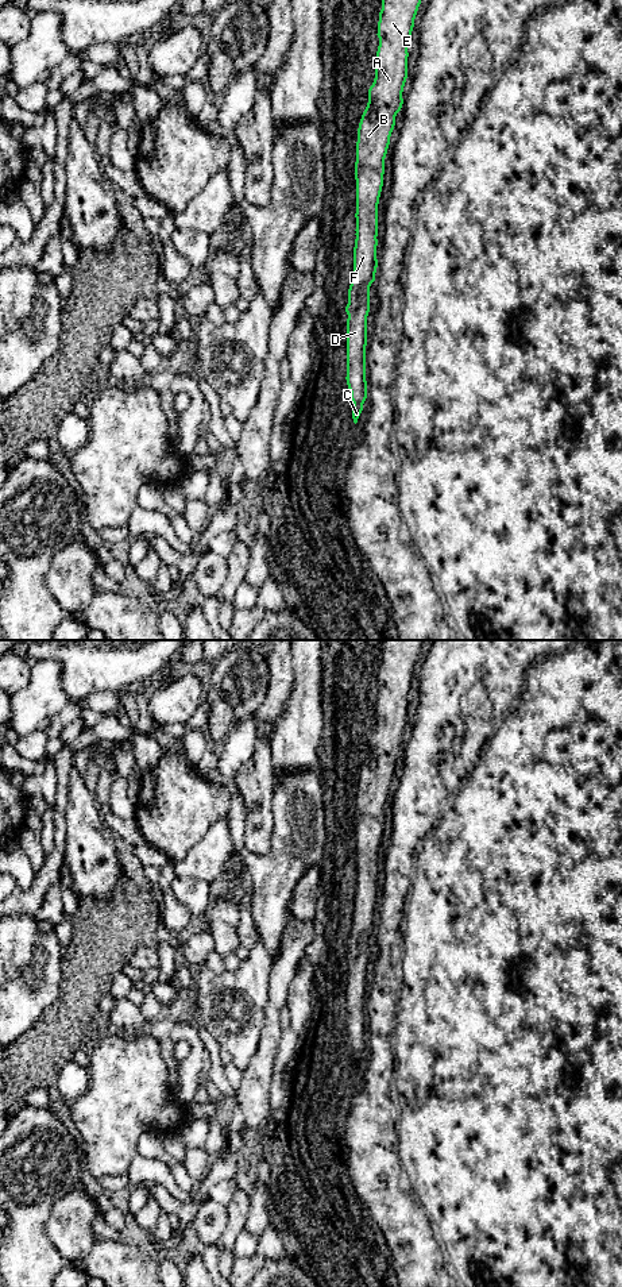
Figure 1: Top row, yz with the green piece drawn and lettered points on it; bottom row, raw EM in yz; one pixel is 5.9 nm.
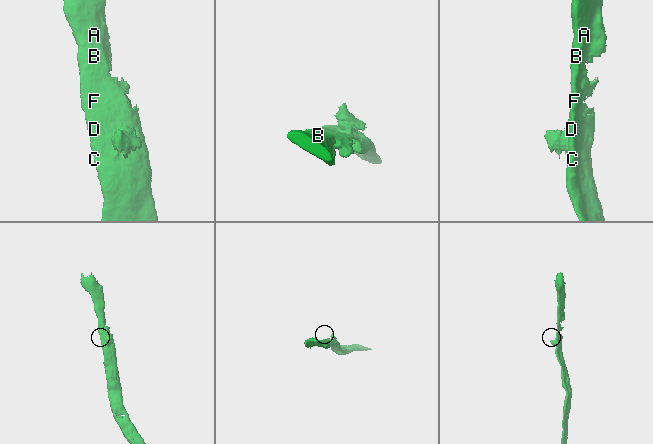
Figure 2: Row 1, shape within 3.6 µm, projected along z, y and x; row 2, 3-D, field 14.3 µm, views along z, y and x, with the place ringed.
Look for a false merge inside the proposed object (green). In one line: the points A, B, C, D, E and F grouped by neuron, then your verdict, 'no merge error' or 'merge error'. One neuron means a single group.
A B C D E F | no merge error

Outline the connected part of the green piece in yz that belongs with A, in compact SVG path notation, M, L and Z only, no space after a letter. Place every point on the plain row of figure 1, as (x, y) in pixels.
M385 640L378 670L379 694L375 706L375 727L368 737L368 751L362 763L356 790L356 887L354 895L354 922L348 937L347 967L347 1033L354 1051L352 1067L358 1067L367 1047L366 994L367 964L370 960L370 935L375 929L378 916L378 852L383 835L385 806L390 785L395 774L395 764L401 759L402 740L407 727L407 695L414 675L414 667L424 640Z

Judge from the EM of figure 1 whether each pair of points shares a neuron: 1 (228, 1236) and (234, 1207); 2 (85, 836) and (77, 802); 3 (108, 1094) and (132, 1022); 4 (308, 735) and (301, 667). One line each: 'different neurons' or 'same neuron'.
1: same neuron
2: same neuron
3: different neurons
4: same neuron

